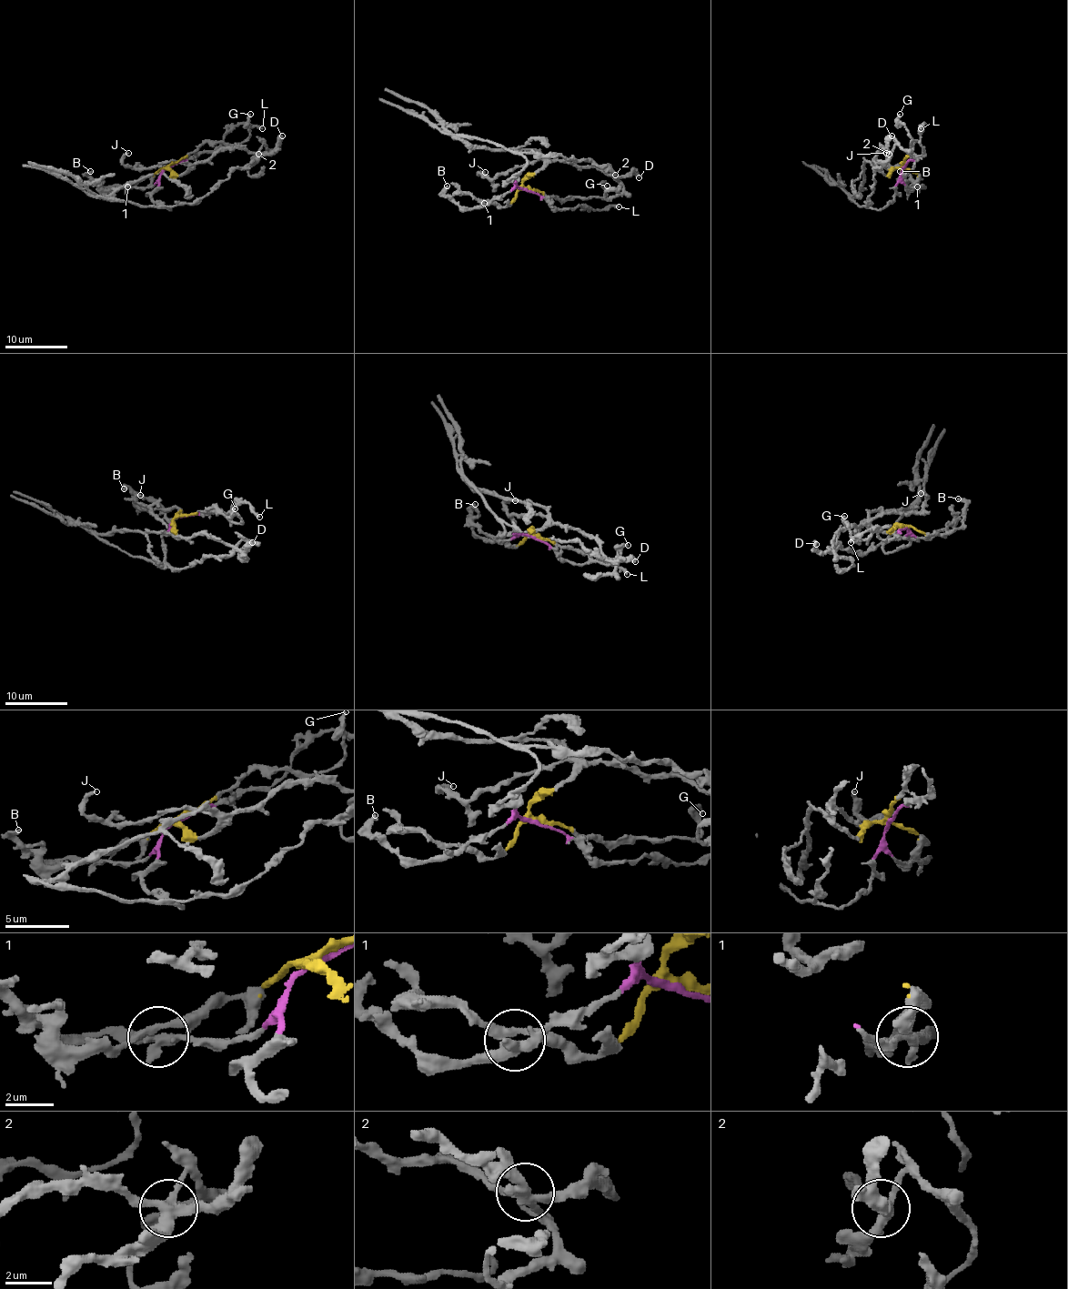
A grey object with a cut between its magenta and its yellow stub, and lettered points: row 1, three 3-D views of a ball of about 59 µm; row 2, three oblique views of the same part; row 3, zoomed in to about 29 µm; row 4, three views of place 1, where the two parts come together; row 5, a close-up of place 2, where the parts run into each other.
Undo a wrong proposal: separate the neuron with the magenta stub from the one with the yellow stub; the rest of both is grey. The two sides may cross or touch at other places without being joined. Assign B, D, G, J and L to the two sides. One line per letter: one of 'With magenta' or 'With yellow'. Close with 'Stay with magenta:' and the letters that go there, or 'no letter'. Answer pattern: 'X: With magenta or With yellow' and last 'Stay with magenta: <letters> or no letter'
B: With magenta
D: With yellow
G: With yellow
J: With yellow
L: With magenta
Stay with magenta: B, L

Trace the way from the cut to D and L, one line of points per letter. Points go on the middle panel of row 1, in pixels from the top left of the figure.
D: (524, 188), (523, 183), (554, 161), (602, 168), (610, 175), (626, 176), (633, 173), (638, 177)
L: (524, 188), (545, 196), (559, 209), (579, 206), (596, 209), (619, 207)

